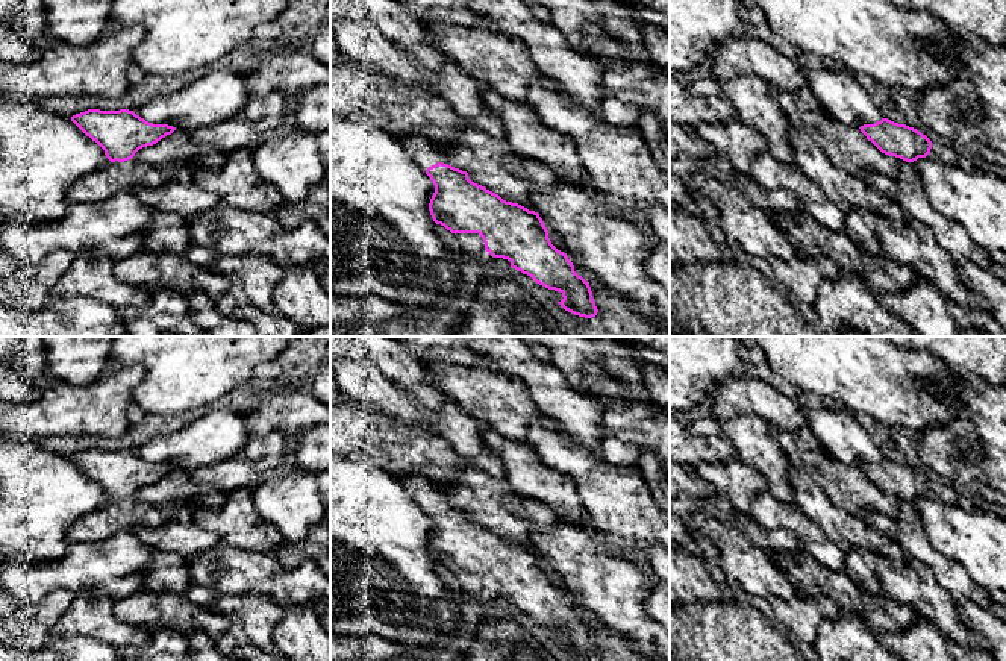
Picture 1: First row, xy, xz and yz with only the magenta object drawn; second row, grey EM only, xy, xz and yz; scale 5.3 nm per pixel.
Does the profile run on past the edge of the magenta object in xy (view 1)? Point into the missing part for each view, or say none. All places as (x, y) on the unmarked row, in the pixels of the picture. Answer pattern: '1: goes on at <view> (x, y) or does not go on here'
1: does not go on here

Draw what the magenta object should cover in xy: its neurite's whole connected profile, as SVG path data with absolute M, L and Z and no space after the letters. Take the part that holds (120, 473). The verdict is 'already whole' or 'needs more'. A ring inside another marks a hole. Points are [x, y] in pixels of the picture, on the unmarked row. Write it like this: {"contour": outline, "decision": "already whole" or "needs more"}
{"contour": "M88 449L71 456L71 461L92 481L95 481L111 502L124 502L147 485L153 485L176 467L153 464L133 450Z", "decision": "already whole"}

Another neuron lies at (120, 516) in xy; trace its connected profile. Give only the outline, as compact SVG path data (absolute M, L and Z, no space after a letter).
M133 499L112 502L102 511L85 515L68 534L68 541L100 541L118 531L130 531L135 526L159 526L167 518L148 503Z

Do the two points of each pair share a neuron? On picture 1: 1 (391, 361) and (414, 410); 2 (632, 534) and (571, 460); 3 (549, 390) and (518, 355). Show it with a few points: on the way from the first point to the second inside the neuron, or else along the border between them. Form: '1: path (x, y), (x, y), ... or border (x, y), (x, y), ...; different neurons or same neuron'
1: border (379, 369), (420, 405), (435, 411); different neurons
2: path (626, 516), (590, 478); same neuron
3: path (541, 381), (526, 363); same neuron

